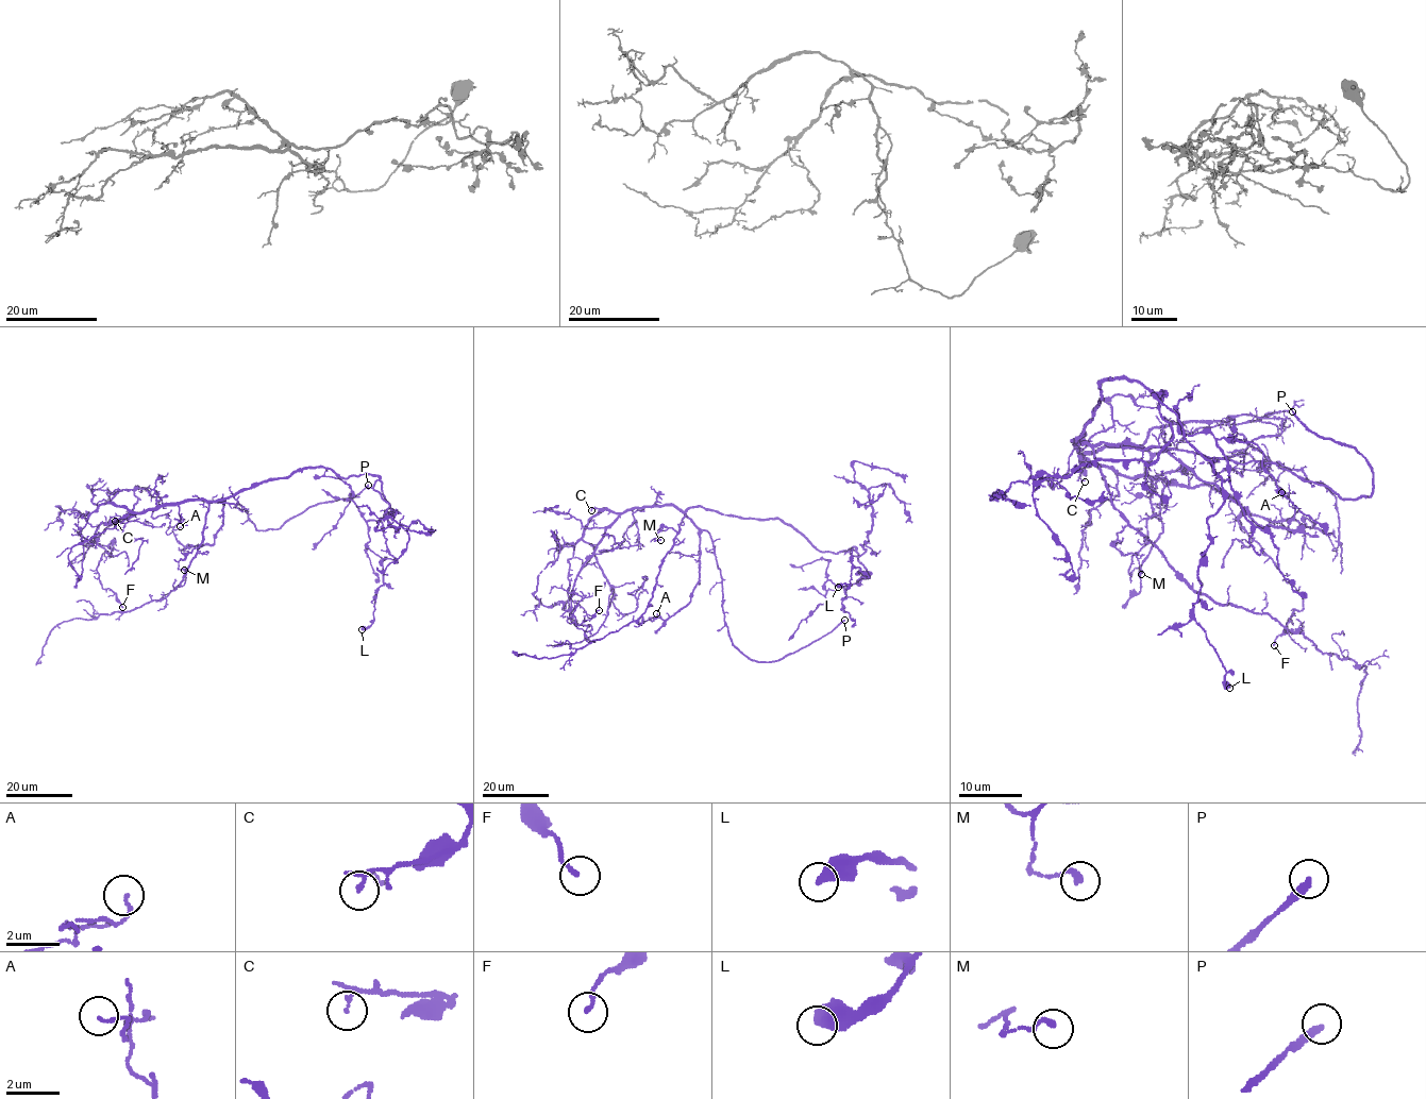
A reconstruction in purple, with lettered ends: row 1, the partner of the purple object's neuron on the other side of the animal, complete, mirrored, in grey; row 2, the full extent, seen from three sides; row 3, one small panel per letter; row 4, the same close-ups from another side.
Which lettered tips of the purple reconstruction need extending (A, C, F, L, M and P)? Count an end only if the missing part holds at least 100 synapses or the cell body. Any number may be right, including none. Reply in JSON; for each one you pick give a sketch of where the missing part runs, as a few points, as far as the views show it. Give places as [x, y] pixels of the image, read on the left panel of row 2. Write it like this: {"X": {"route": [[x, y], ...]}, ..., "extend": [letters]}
{"P": {"route": [[368, 485], [391, 480]]}, "extend": ["P"]}

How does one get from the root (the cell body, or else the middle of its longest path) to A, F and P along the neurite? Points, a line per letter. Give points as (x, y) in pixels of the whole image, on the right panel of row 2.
A: (1086, 426), (1078, 441), (1164, 447), (1259, 525), (1292, 531), (1288, 525), (1294, 509), (1281, 492)
F: (1086, 426), (1075, 444), (1092, 462), (1236, 502), (1239, 524), (1302, 597), (1274, 645)
P: (1086, 426), (1078, 441), (1272, 462), (1341, 499), (1369, 496), (1369, 462), (1354, 447), (1317, 435), (1292, 411)

